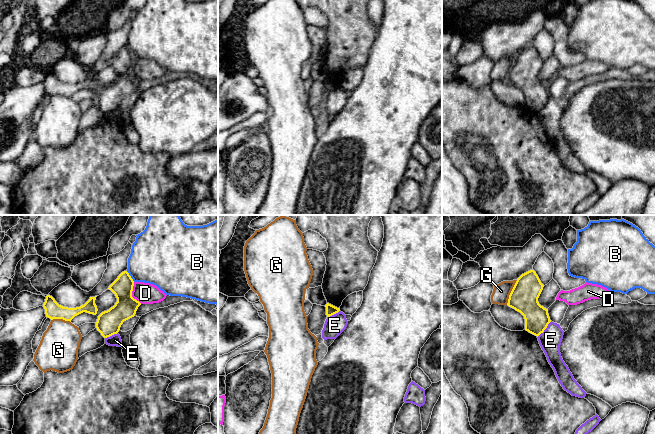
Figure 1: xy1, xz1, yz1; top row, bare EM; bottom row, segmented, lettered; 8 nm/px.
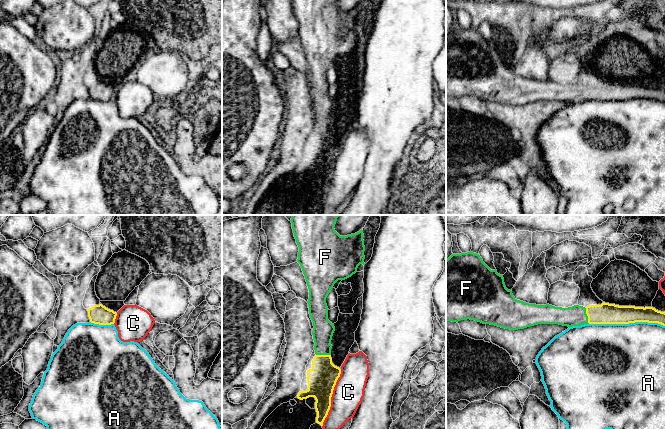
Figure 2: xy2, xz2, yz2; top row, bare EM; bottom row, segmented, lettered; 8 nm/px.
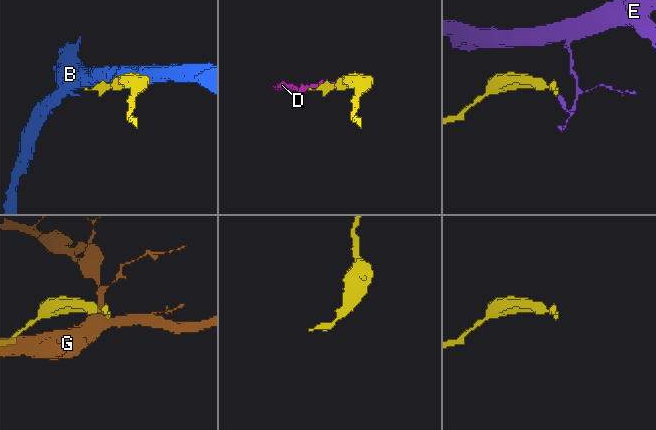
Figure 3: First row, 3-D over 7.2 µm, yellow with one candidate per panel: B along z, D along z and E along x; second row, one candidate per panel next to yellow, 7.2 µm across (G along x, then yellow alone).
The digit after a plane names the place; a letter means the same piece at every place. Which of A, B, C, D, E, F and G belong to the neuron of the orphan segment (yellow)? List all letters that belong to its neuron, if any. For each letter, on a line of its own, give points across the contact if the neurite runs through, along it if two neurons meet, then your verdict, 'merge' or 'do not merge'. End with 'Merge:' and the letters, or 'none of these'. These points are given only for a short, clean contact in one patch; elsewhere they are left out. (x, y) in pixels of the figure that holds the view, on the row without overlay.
A: do not merge
B: do not merge
C: do not merge
D: do not merge
E: along yz1 (551, 97), (537, 113) | do not merge
F: across xz2 (322, 154), (323, 131), (323, 106) | merge
G: do not merge
Merge: F

